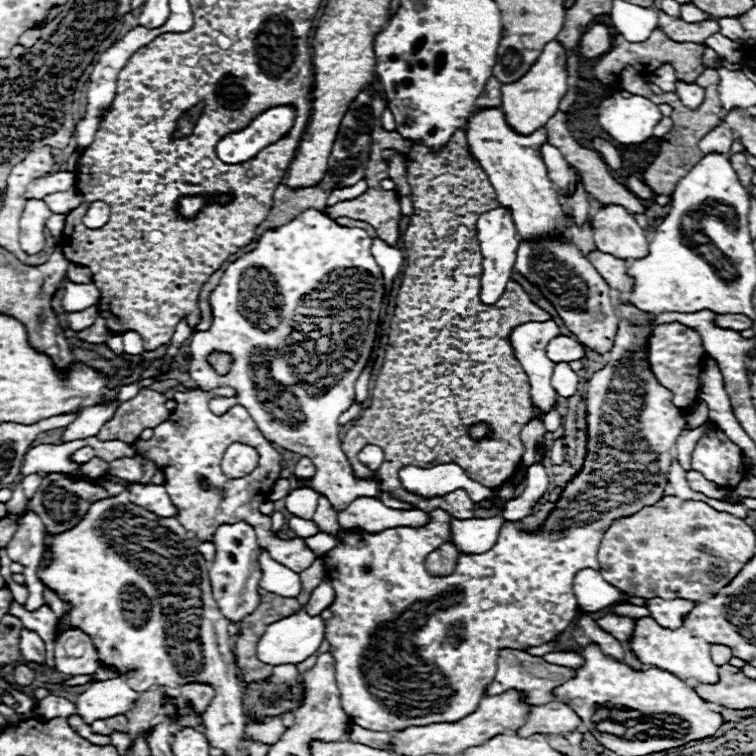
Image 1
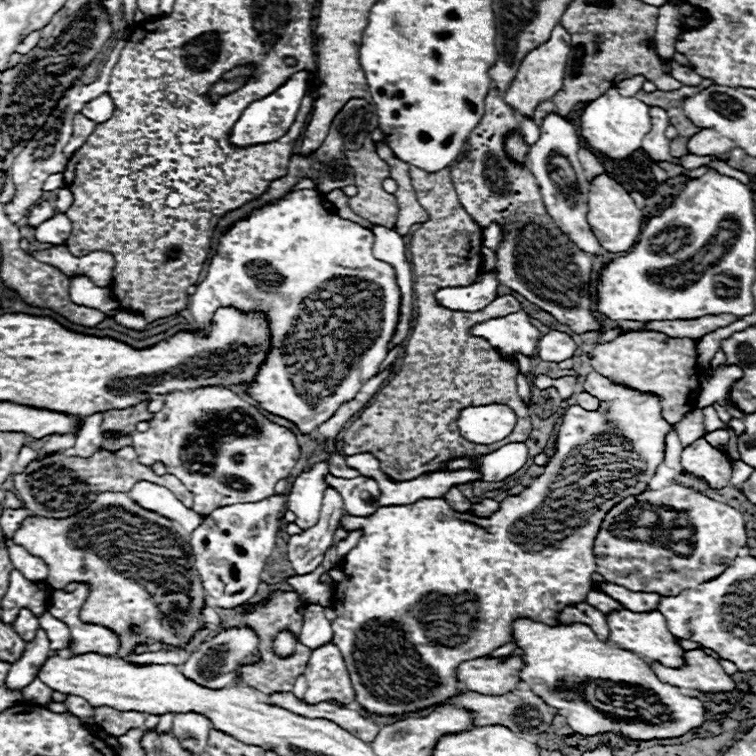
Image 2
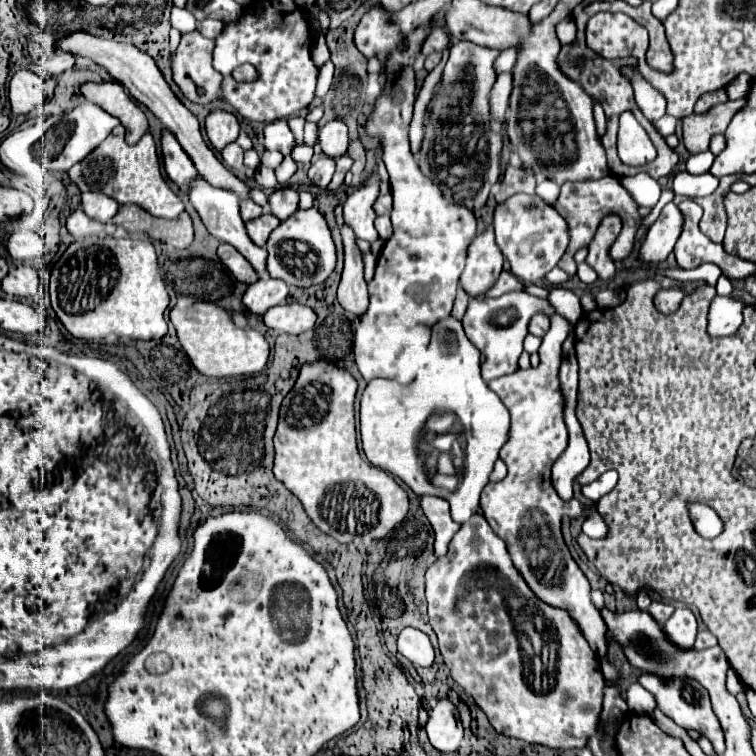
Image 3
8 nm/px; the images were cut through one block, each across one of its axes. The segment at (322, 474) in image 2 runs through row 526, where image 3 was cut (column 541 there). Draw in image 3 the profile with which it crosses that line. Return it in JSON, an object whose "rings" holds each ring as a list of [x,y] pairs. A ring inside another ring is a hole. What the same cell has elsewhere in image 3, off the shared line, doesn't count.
{"rings":[[[508,292],[500,298],[472,298],[462,320],[468,340],[482,352],[482,378],[486,382],[512,374],[518,370],[518,358],[522,354],[522,340],[528,334],[528,322],[536,312],[554,314],[554,308],[536,296],[526,292]]]}

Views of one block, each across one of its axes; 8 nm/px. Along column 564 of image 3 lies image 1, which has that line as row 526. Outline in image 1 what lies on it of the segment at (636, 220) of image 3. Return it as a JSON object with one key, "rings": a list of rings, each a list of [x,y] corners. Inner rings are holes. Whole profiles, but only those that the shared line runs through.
{"rings":[[[214,388],[214,390],[190,390],[190,392],[174,392],[176,410],[170,414],[166,422],[154,428],[154,436],[150,440],[138,440],[134,442],[136,452],[146,452],[158,468],[164,472],[164,486],[172,500],[172,504],[178,508],[176,520],[198,540],[210,540],[214,538],[214,532],[220,524],[236,524],[242,520],[248,520],[250,526],[256,530],[258,546],[264,548],[278,564],[284,564],[286,568],[294,572],[302,572],[318,558],[302,538],[282,540],[272,532],[270,516],[262,516],[258,512],[260,504],[268,500],[268,494],[274,486],[274,482],[280,478],[280,462],[282,456],[276,452],[276,448],[262,436],[258,426],[254,424],[248,410],[240,404],[232,406],[224,416],[216,416],[210,412],[208,402],[214,396],[232,398],[236,394],[234,388]],[[234,442],[248,444],[258,450],[260,462],[258,466],[244,478],[230,480],[222,474],[220,462],[226,452],[226,448]]]}

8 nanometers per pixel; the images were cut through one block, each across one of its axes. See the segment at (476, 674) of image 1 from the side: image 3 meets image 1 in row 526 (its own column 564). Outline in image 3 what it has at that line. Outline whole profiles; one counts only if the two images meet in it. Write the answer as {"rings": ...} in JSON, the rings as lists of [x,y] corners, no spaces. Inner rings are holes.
{"rings":[[[558,314],[552,316],[552,326],[540,346],[540,366],[530,370],[516,370],[514,374],[492,380],[488,386],[506,402],[512,414],[510,440],[502,446],[500,458],[508,466],[502,482],[488,484],[482,492],[482,514],[492,530],[506,542],[514,566],[530,586],[530,590],[546,604],[568,610],[580,624],[586,640],[602,658],[608,652],[606,624],[590,600],[590,582],[570,556],[562,538],[562,516],[576,518],[596,512],[596,504],[584,506],[577,499],[565,502],[556,494],[550,482],[550,468],[556,458],[566,450],[568,430],[564,424],[562,388],[560,388],[560,362],[562,342],[570,332],[570,322]]]}

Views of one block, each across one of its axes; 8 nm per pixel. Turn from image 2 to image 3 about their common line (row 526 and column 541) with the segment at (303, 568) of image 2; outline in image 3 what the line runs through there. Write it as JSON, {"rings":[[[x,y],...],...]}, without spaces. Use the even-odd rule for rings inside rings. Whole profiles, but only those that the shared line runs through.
{"rings":[[[534,314],[534,318],[530,320],[530,334],[534,334],[534,336],[544,336],[546,332],[548,332],[548,328],[550,328],[550,316],[546,316],[546,314]]]}

